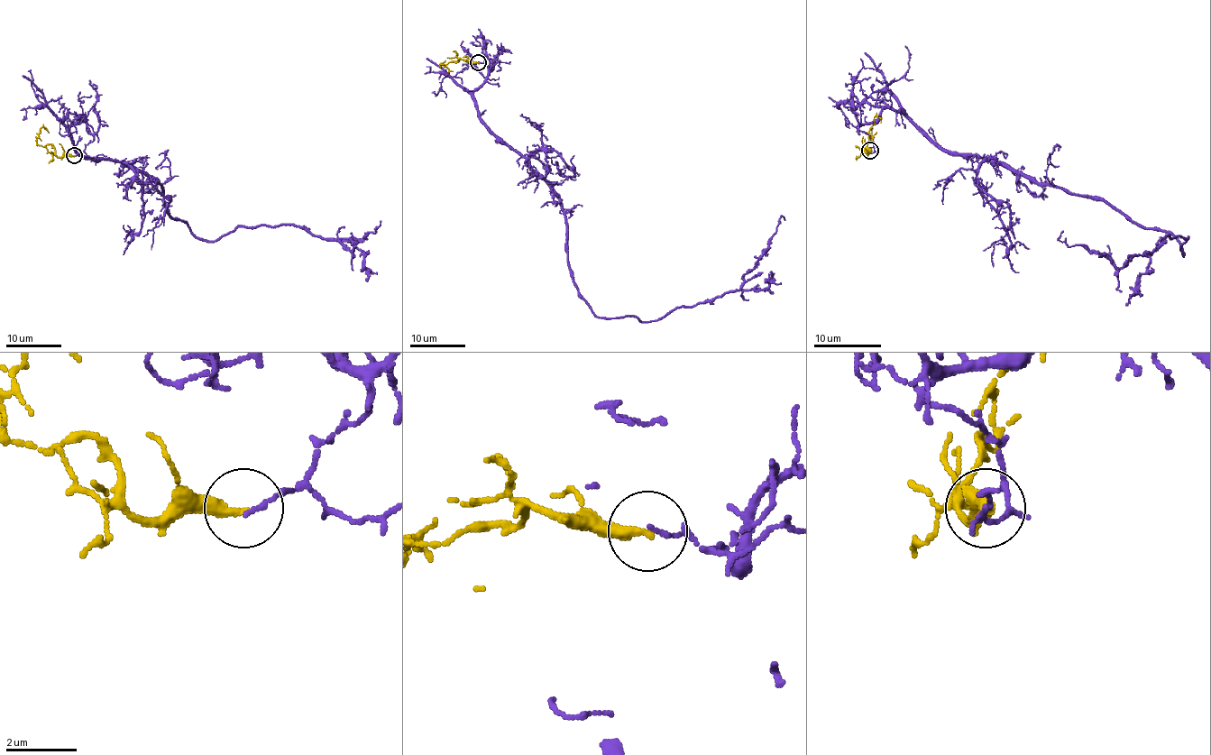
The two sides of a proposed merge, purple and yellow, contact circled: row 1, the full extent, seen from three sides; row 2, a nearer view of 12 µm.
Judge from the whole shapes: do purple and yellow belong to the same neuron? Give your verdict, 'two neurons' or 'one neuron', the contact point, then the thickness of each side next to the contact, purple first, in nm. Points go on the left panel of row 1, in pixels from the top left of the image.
two neurons | (74, 155) | 120/320 nm

